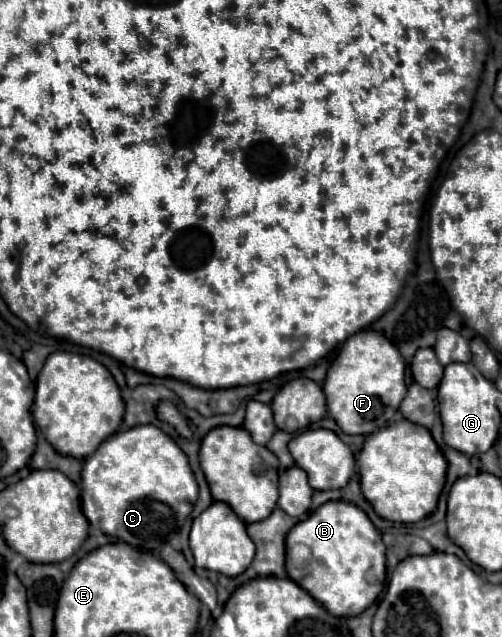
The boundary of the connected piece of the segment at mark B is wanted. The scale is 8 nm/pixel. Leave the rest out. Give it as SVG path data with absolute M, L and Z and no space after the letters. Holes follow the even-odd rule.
M327 501L289 531L285 567L289 577L327 611L339 617L353 617L363 613L385 589L386 547L381 541L381 533L377 533L365 511L361 511L353 503ZM299 543L311 549L311 563L301 569L295 567L291 555L291 549Z

